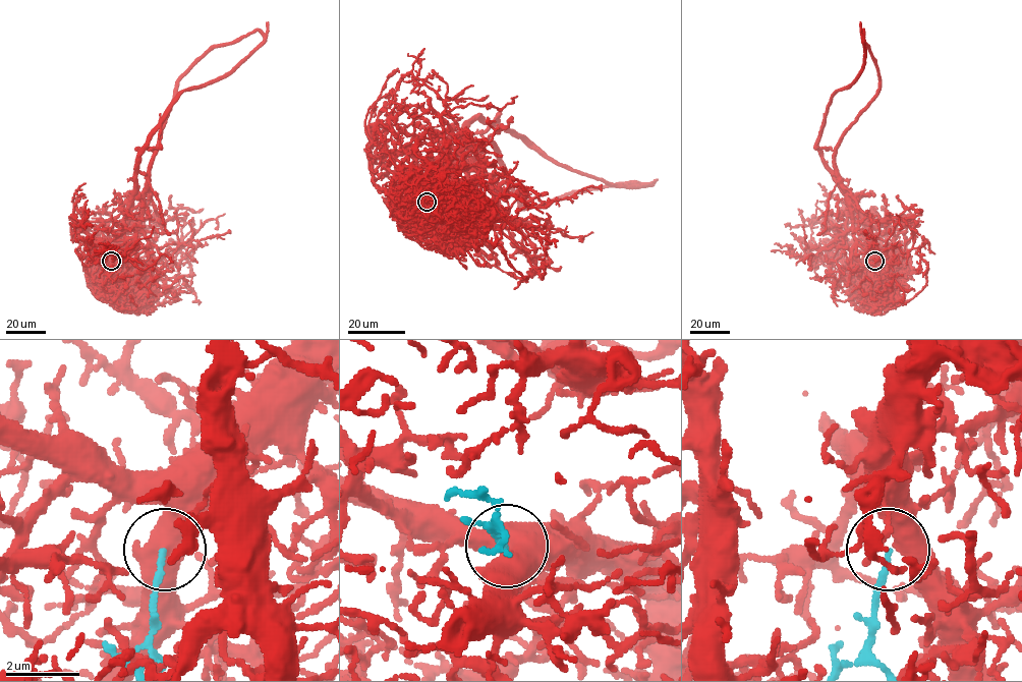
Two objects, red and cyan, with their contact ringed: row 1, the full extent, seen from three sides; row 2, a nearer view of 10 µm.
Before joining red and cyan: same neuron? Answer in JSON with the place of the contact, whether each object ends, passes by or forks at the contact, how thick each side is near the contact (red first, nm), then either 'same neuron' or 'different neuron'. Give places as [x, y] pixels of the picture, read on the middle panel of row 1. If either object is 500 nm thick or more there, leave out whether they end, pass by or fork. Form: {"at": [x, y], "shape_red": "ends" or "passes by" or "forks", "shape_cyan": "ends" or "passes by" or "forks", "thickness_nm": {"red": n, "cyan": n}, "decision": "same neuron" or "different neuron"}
{"at": [427, 202], "thickness_nm": {"red": 500, "cyan": 170}, "decision": "same neuron"}

